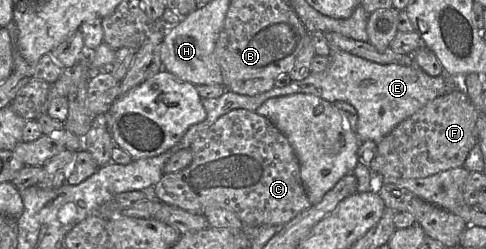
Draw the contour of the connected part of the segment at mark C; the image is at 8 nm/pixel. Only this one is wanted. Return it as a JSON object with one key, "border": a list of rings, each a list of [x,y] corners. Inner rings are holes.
{"border":[[[234,109],[219,117],[194,139],[192,162],[184,169],[164,173],[153,187],[153,197],[186,211],[203,214],[206,207],[234,212],[243,225],[283,226],[312,206],[300,176],[300,165],[286,136],[255,111]]]}

